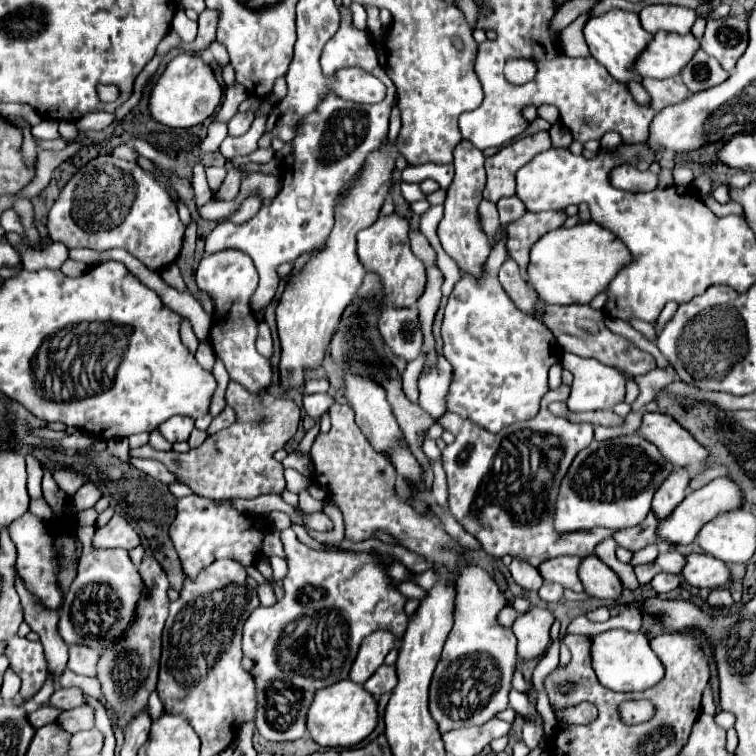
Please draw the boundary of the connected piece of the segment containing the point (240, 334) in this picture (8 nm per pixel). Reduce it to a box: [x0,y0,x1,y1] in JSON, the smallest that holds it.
[194,250,272,396]

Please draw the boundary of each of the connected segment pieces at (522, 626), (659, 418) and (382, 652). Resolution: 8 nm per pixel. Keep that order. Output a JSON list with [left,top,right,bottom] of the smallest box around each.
[[512,606,554,660],[638,412,708,466],[348,630,396,684]]

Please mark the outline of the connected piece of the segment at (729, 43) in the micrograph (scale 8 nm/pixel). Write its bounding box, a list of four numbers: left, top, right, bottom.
[700,16,748,72]

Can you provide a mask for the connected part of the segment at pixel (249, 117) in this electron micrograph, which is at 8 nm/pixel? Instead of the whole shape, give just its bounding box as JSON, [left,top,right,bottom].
[228,112,254,136]

